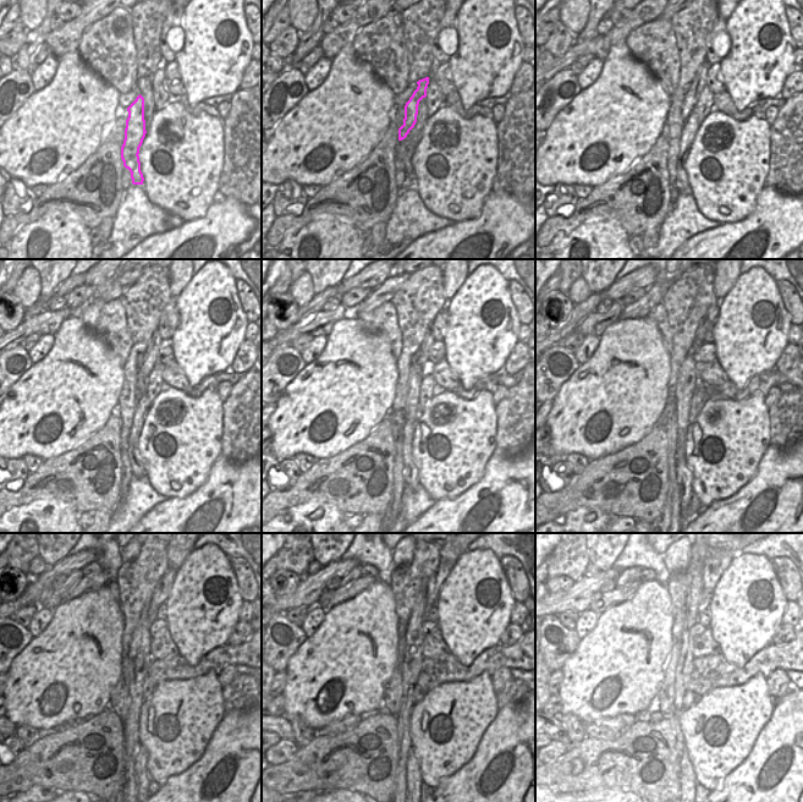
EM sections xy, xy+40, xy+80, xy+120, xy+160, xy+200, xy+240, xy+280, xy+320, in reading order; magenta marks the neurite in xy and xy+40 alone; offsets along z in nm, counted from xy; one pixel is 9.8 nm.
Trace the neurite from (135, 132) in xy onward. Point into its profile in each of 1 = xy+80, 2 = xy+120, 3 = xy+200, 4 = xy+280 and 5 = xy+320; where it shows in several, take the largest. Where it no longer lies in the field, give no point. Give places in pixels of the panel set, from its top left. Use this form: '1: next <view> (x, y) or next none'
1: next xy+80 (693, 94)
2: next xy+120 (150, 357)
3: next xy+200 (710, 317)
4: next xy+280 (436, 580)
5: next xy+320 (716, 561)

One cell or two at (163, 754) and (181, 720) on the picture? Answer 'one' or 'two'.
one

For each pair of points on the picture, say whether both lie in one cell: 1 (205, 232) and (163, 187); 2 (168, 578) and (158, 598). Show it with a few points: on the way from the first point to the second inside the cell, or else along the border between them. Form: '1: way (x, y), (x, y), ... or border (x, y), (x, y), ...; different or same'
1: border (215, 201), (203, 217), (185, 223); different
2: way (165, 583), (160, 593); same

